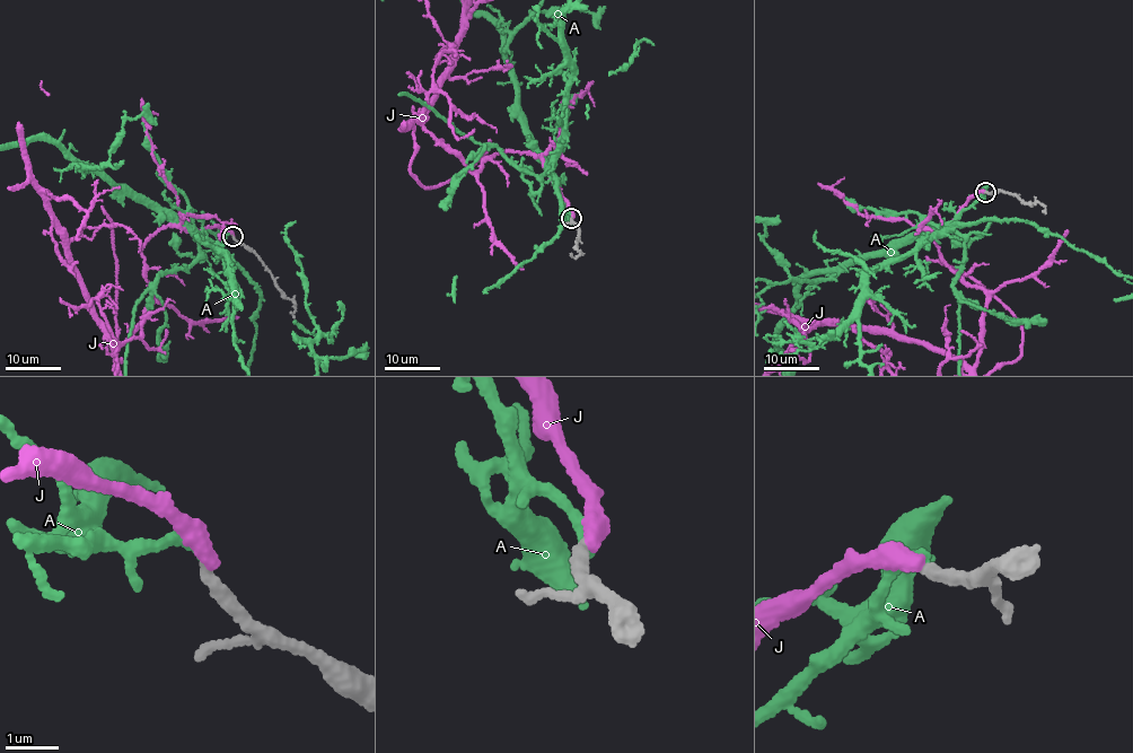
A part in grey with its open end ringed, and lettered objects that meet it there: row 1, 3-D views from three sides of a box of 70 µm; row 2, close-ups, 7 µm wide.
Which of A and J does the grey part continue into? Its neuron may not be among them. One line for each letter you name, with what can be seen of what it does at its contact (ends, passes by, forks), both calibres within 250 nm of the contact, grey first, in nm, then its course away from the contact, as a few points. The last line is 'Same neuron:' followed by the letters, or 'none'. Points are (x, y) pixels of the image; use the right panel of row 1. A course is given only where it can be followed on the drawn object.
J: it ends | 260/360 nm
Same neuron: J

